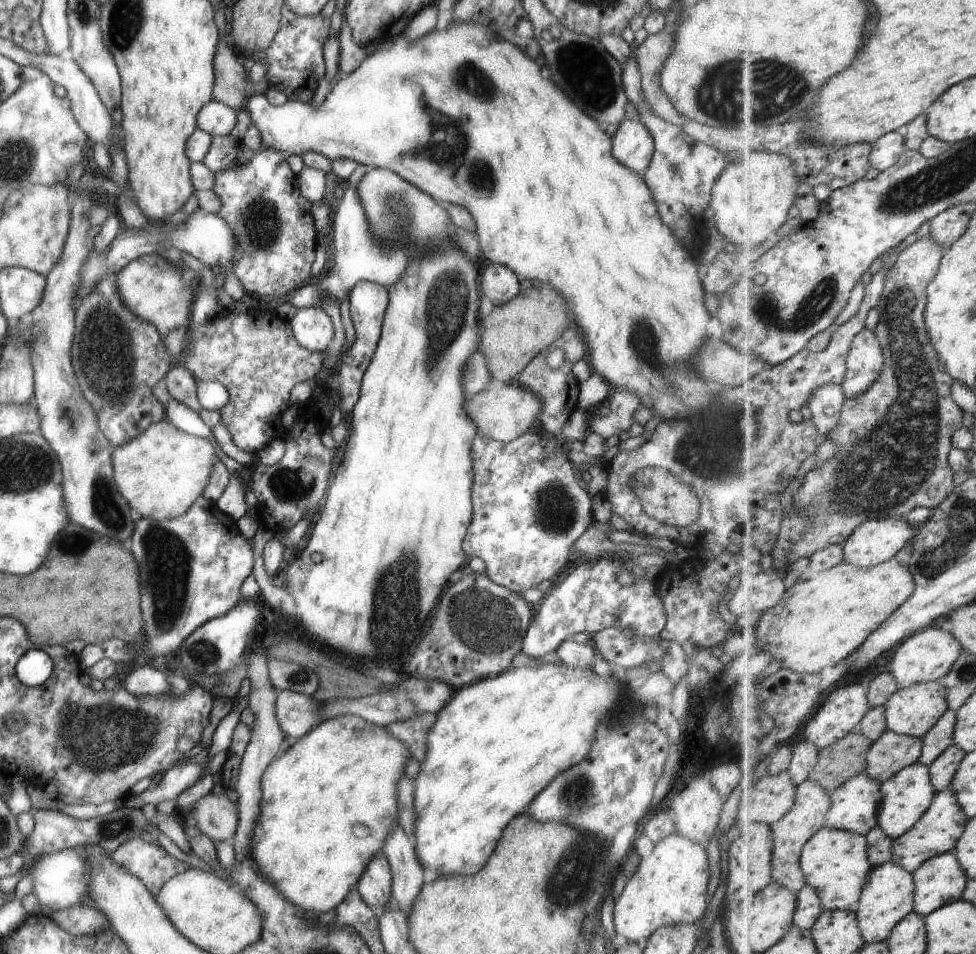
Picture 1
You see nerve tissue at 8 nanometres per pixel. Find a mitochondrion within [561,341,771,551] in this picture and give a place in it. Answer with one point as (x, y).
(700, 449)

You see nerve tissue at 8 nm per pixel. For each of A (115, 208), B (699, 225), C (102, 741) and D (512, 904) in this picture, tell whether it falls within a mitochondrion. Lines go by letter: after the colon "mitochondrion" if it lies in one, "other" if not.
A: other
B: other
C: mitochondrion
D: other

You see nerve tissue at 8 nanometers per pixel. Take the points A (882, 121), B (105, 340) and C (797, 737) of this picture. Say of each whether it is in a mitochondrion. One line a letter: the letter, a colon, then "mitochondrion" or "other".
A: other
B: mitochondrion
C: other

